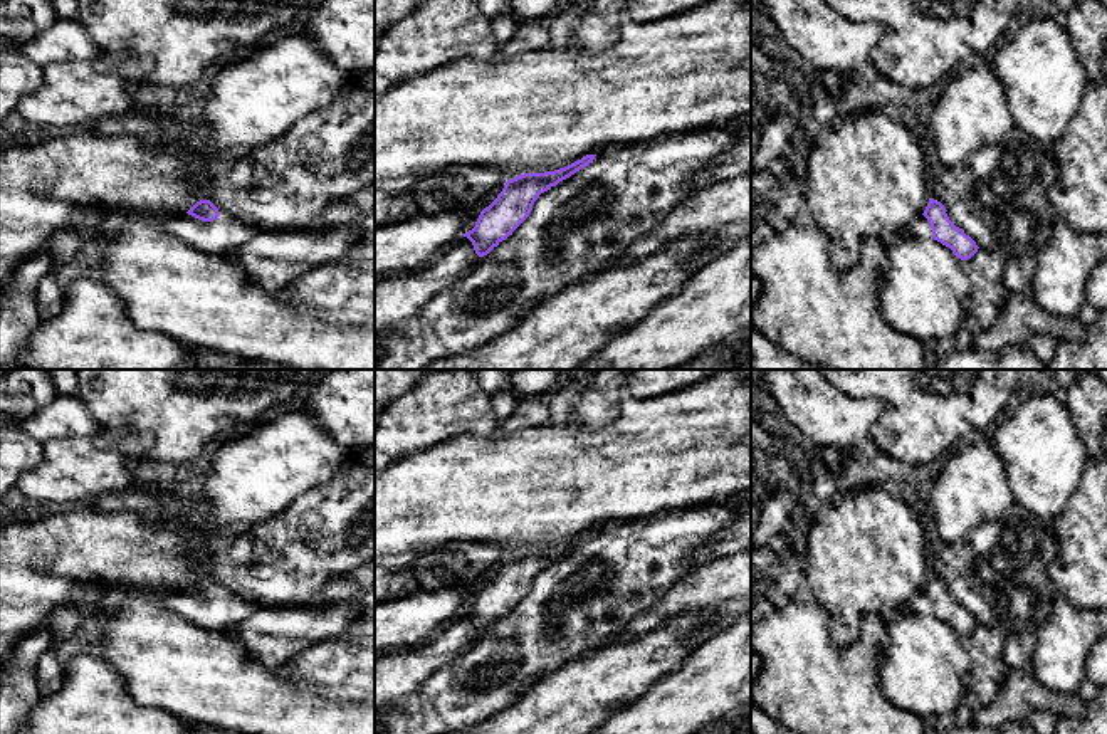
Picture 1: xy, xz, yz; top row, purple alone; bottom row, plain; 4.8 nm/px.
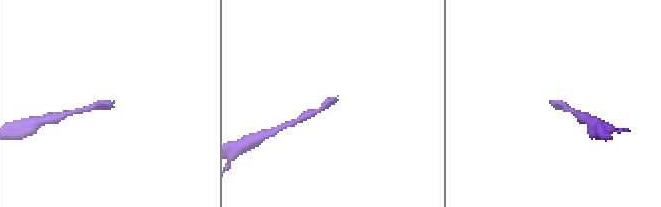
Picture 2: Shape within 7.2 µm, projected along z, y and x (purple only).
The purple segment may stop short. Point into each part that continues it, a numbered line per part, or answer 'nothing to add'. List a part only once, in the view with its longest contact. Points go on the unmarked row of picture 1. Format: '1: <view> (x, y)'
1: xy (222, 612)

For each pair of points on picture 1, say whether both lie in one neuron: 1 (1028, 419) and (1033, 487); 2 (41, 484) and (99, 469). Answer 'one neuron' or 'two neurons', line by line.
1: one neuron
2: one neuron

